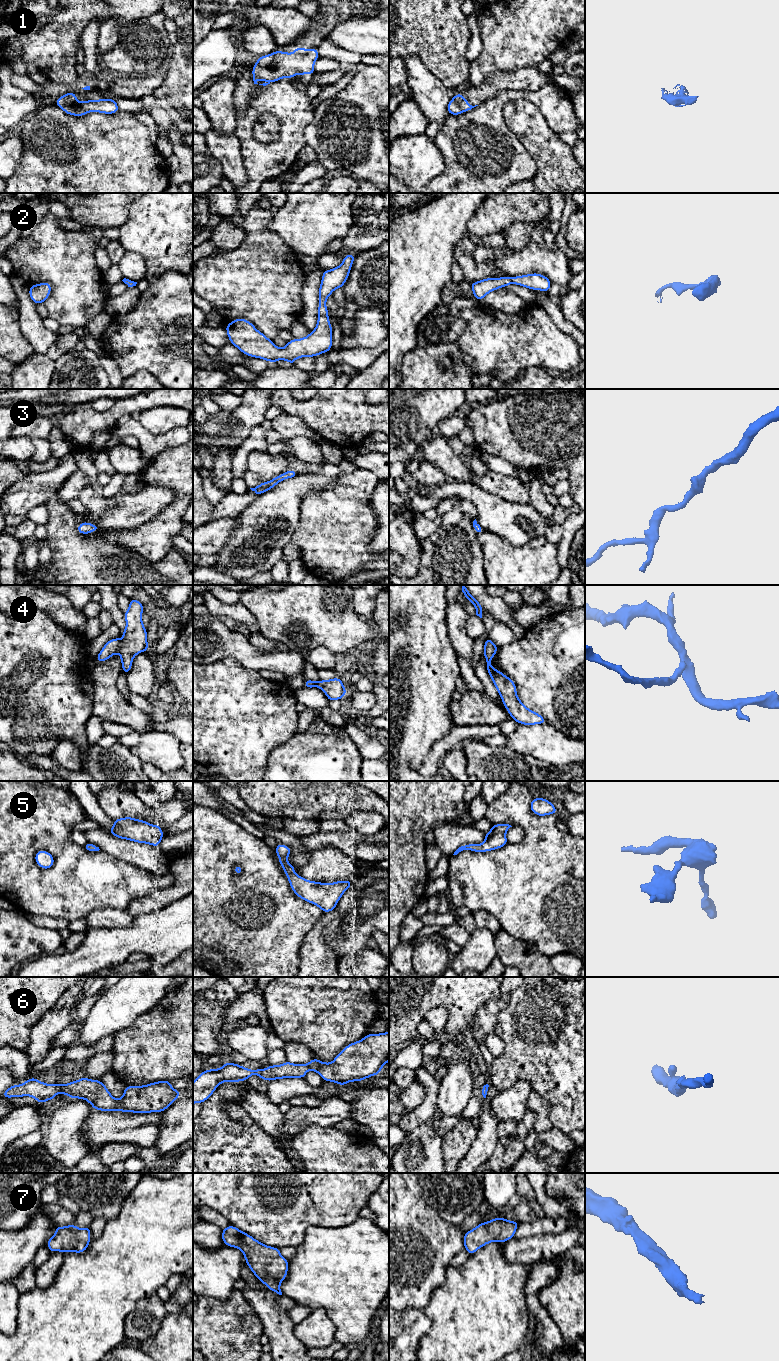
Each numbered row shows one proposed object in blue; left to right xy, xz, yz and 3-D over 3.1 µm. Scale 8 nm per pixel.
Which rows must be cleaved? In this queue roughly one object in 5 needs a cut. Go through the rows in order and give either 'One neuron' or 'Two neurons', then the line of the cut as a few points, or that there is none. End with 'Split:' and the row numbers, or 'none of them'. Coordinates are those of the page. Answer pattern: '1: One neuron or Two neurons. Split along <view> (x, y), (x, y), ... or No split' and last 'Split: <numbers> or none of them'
1: One neuron. No split
2: One neuron. No split
3: One neuron. No split
4: One neuron. No split
5: One neuron. No split
6: One neuron. No split
7: One neuron. No split
Split: none of them

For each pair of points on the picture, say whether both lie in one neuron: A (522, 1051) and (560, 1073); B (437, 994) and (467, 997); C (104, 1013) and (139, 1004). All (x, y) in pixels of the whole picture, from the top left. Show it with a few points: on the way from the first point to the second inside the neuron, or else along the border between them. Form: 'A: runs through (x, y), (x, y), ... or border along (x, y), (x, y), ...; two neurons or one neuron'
A: runs through (531, 1051), (538, 1051), (551, 1064); one neuron
B: runs through (444, 994), (460, 994); one neuron
C: runs through (113, 1011), (122, 1004), (130, 1004); one neuron

